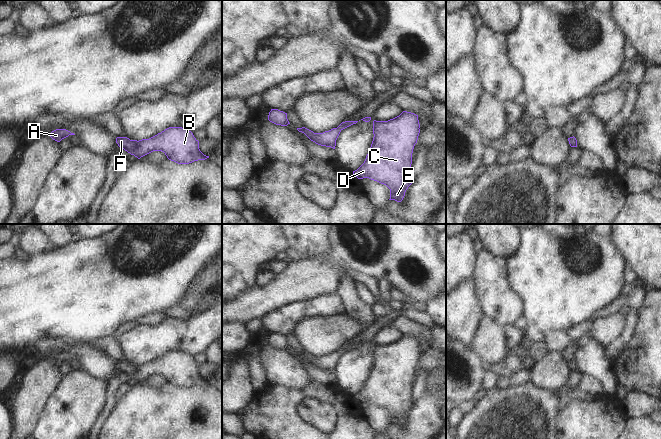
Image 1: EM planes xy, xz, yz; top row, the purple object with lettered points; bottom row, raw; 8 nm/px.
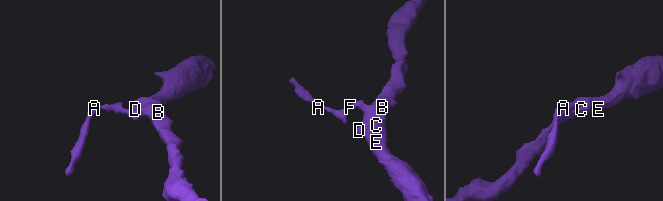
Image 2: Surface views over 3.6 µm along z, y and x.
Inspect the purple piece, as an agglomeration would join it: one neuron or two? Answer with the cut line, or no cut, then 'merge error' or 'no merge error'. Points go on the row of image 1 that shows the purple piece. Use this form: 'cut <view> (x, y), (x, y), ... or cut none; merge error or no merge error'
cut none; no merge error

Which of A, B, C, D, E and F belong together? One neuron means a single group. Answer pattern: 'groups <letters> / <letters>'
groups A B C D E F

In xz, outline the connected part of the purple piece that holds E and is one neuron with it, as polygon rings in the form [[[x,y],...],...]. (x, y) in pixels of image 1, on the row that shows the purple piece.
[[[403,111],[388,121],[373,121],[373,141],[364,163],[353,174],[358,179],[369,178],[390,189],[390,199],[401,202],[412,184],[412,153],[420,133],[418,115]]]

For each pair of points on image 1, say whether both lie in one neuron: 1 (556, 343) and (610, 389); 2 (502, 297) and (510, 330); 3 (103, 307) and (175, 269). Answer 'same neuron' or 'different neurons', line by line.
1: same neuron
2: different neurons
3: same neuron

